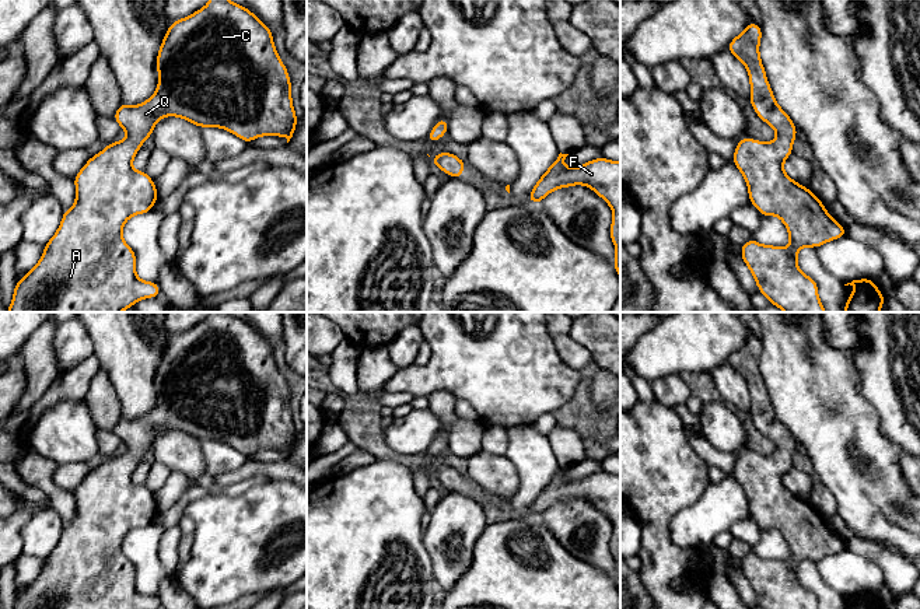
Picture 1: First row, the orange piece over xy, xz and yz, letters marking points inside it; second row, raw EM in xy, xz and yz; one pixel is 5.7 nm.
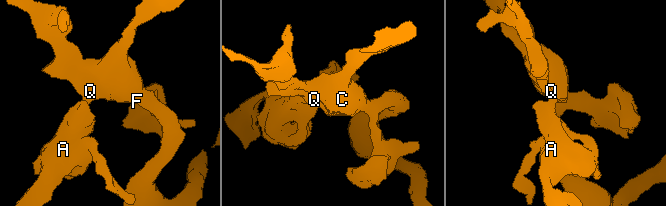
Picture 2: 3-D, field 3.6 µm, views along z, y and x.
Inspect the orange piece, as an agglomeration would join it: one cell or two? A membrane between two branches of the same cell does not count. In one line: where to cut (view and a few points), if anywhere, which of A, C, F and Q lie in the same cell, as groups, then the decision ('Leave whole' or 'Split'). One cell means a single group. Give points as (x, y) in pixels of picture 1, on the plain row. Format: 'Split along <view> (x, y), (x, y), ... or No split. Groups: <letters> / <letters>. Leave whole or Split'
No split. Groups: A C F Q. Leave whole

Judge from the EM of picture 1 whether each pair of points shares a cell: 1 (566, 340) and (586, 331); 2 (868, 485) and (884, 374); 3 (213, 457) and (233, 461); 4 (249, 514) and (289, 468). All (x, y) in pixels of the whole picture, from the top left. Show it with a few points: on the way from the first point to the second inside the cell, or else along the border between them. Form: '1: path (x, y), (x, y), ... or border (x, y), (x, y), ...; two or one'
1: border (569, 333), (590, 352), (593, 361); two
2: border (859, 391), (877, 413), (878, 430), (894, 447); two
3: path (217, 457), (228, 459); one
4: border (272, 478), (291, 482); two

